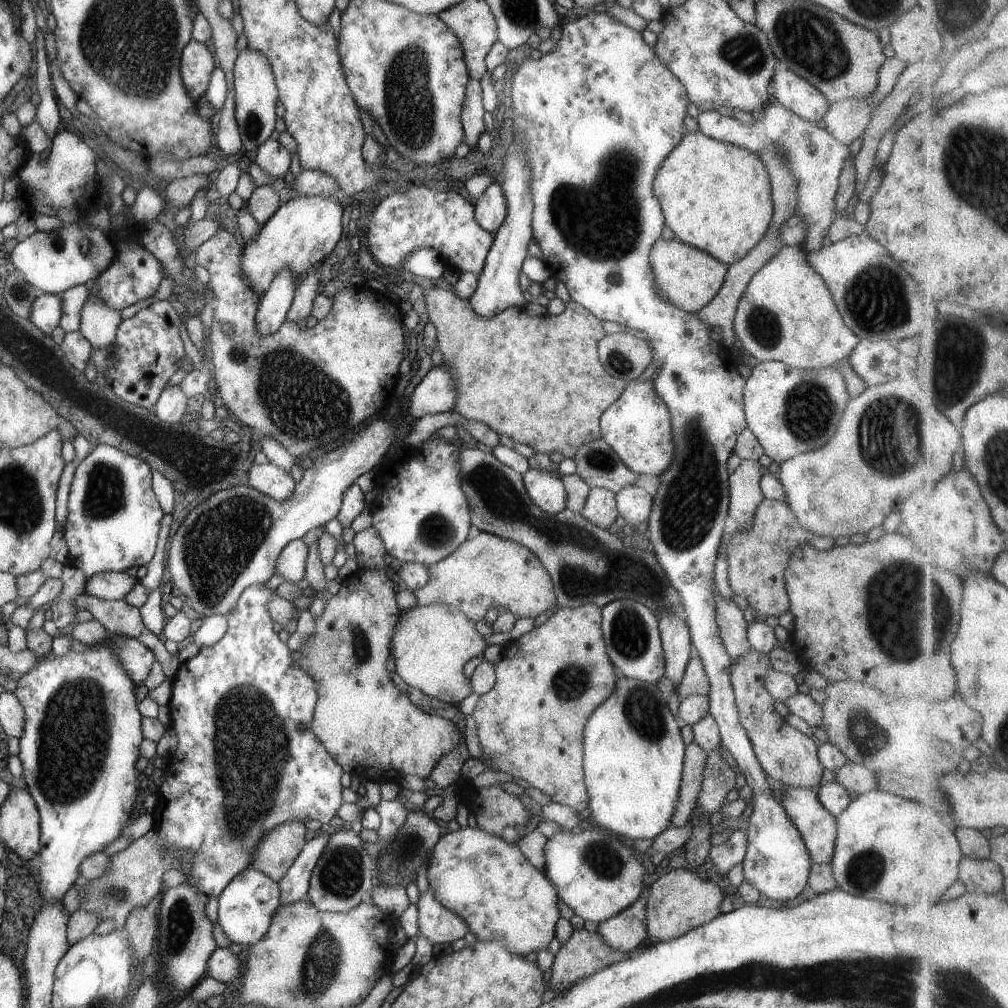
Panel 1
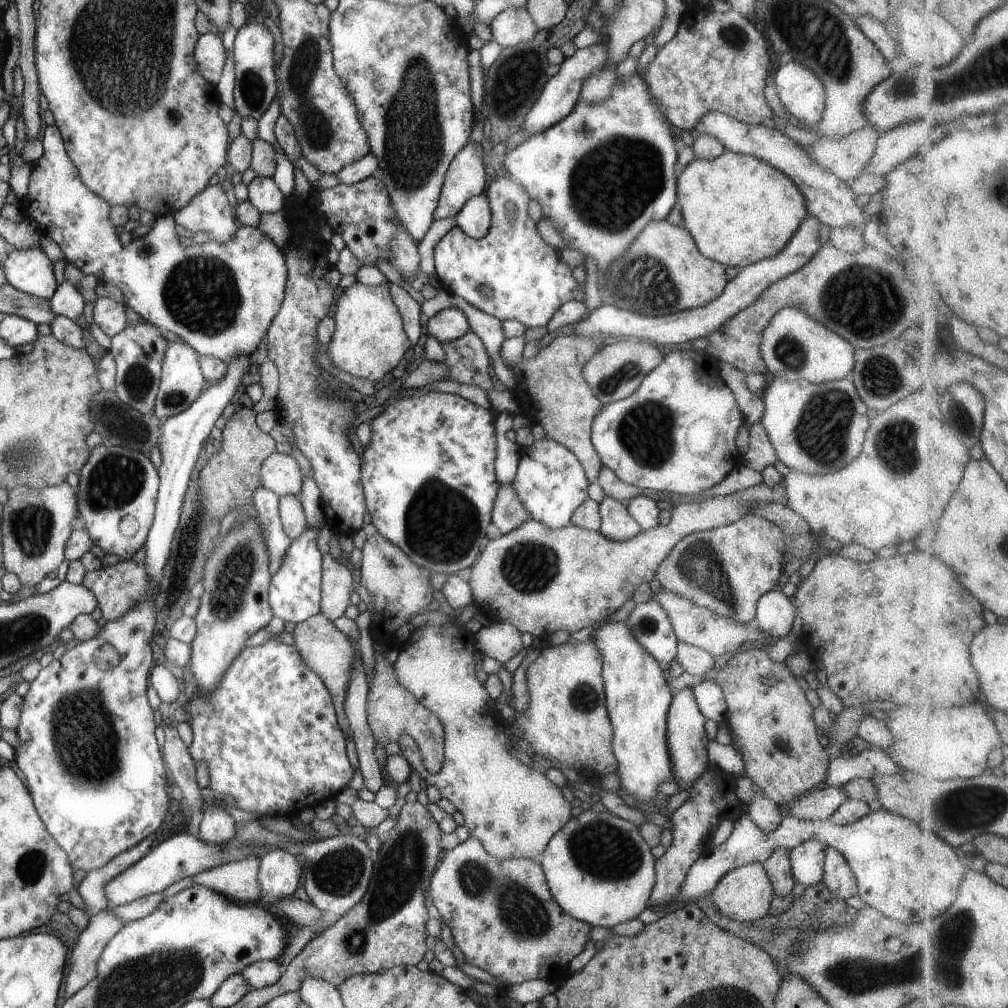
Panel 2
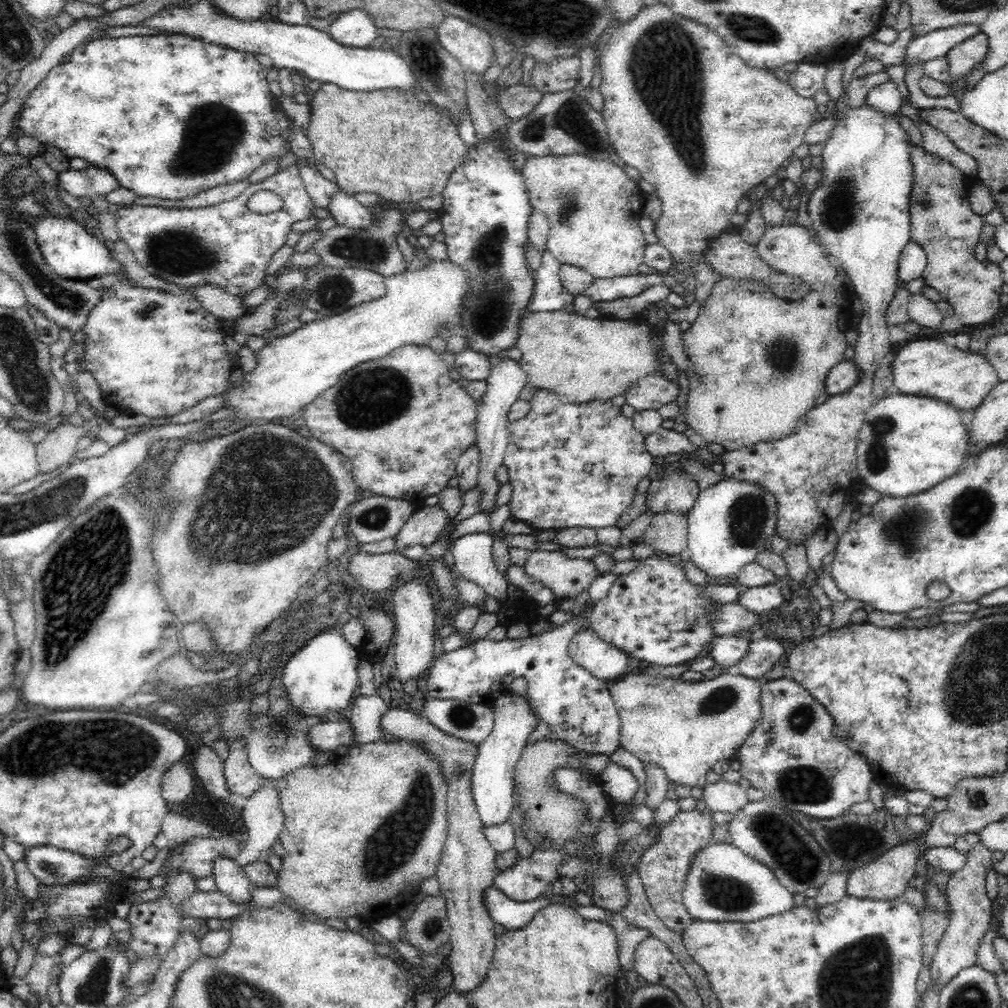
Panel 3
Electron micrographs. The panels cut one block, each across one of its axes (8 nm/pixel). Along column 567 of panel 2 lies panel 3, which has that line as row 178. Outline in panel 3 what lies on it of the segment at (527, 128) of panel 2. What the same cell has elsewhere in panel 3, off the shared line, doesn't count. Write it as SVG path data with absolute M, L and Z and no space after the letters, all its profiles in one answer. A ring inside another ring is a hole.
M95 166L80 171L70 168L59 171L57 181L59 188L76 200L105 196L120 187L109 172Z

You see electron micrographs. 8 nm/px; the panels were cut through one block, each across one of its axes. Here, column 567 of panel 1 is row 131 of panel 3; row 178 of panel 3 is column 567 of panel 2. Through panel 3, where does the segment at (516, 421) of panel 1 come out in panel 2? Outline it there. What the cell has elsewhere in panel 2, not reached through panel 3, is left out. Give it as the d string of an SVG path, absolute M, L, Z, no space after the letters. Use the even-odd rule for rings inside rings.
M575 334L570 336L559 335L552 338L548 343L542 344L537 354L530 360L521 359L514 367L505 365L514 374L516 387L509 389L518 401L521 415L528 417L532 424L540 424L544 430L545 438L557 441L562 447L570 450L581 463L585 476L589 483L595 483L602 467L599 455L595 452L590 441L590 426L593 417L600 411L602 402L590 391L589 385L584 381L581 374L582 366L589 357L606 342L600 337L593 339L581 339Z

